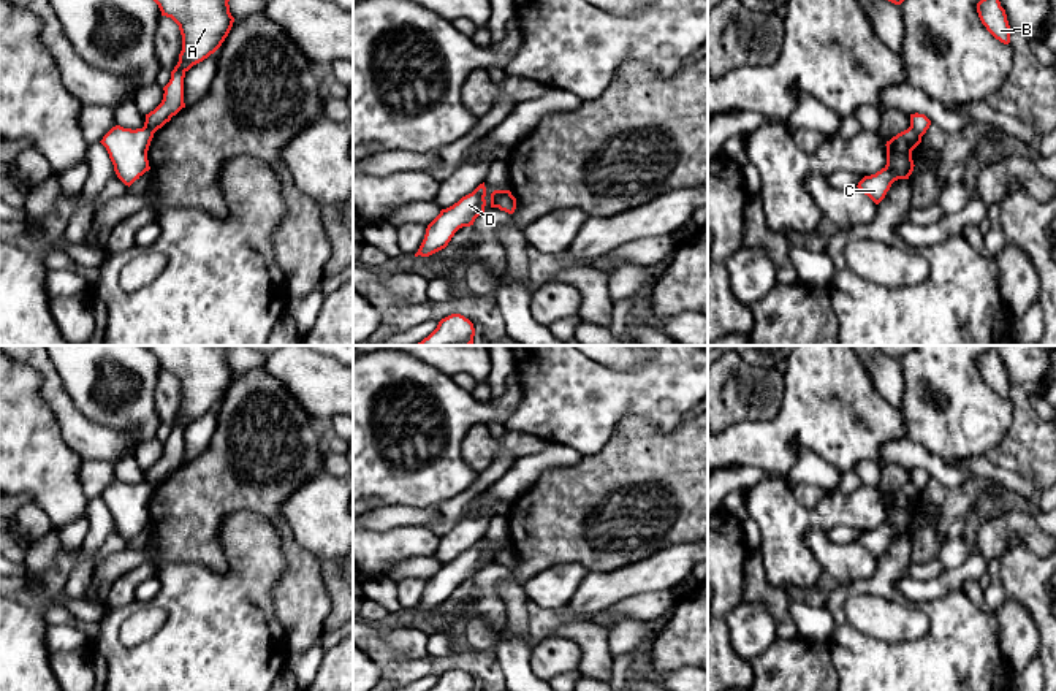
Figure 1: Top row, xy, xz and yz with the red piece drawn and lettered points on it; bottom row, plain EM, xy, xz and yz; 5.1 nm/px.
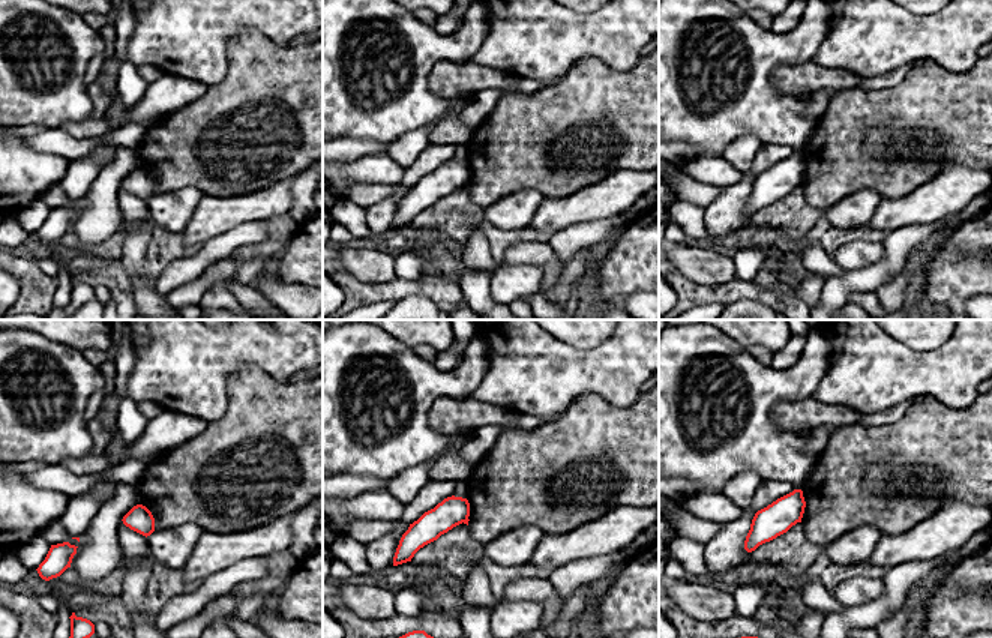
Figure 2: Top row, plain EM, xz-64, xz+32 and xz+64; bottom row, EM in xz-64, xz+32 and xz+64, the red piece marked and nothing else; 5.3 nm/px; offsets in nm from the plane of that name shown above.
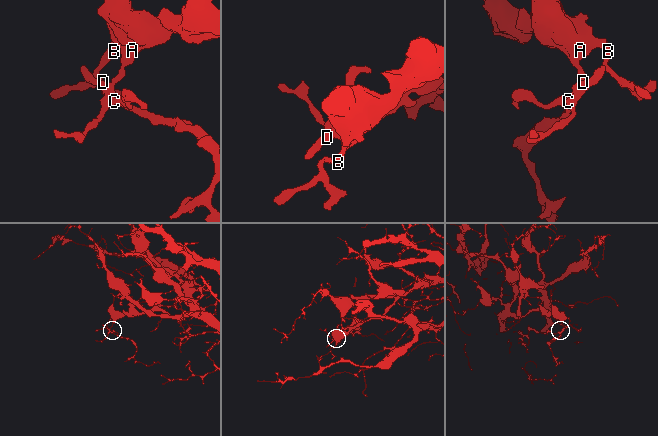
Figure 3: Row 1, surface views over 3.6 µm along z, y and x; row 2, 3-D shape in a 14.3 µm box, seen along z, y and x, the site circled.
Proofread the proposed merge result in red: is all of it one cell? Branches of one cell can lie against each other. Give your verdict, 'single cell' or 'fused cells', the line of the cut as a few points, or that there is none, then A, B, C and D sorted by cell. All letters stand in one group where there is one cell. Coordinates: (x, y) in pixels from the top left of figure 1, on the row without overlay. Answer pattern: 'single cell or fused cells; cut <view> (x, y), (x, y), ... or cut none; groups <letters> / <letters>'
fused cells; cut xz (509, 545), (493, 561); groups A B / C D

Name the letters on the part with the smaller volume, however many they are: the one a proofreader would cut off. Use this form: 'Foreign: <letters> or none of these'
Foreign: C, D

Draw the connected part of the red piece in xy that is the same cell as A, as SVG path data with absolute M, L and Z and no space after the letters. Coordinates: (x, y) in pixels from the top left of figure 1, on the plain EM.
M147 346L161 371L171 372L182 390L179 417L163 442L161 458L146 469L144 482L155 488L184 458L184 433L196 418L214 409L228 391L234 372L230 368L233 346Z

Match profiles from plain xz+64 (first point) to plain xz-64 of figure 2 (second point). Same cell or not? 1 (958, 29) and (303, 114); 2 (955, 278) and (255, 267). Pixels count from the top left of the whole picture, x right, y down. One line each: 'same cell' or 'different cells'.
1: different cells
2: different cells

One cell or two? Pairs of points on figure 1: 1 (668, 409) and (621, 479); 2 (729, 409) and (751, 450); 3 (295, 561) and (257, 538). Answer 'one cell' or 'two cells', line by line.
1: two cells
2: two cells
3: two cells

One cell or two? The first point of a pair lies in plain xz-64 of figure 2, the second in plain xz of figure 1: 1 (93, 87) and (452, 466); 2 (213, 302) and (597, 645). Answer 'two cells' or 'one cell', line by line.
1: two cells
2: one cell

